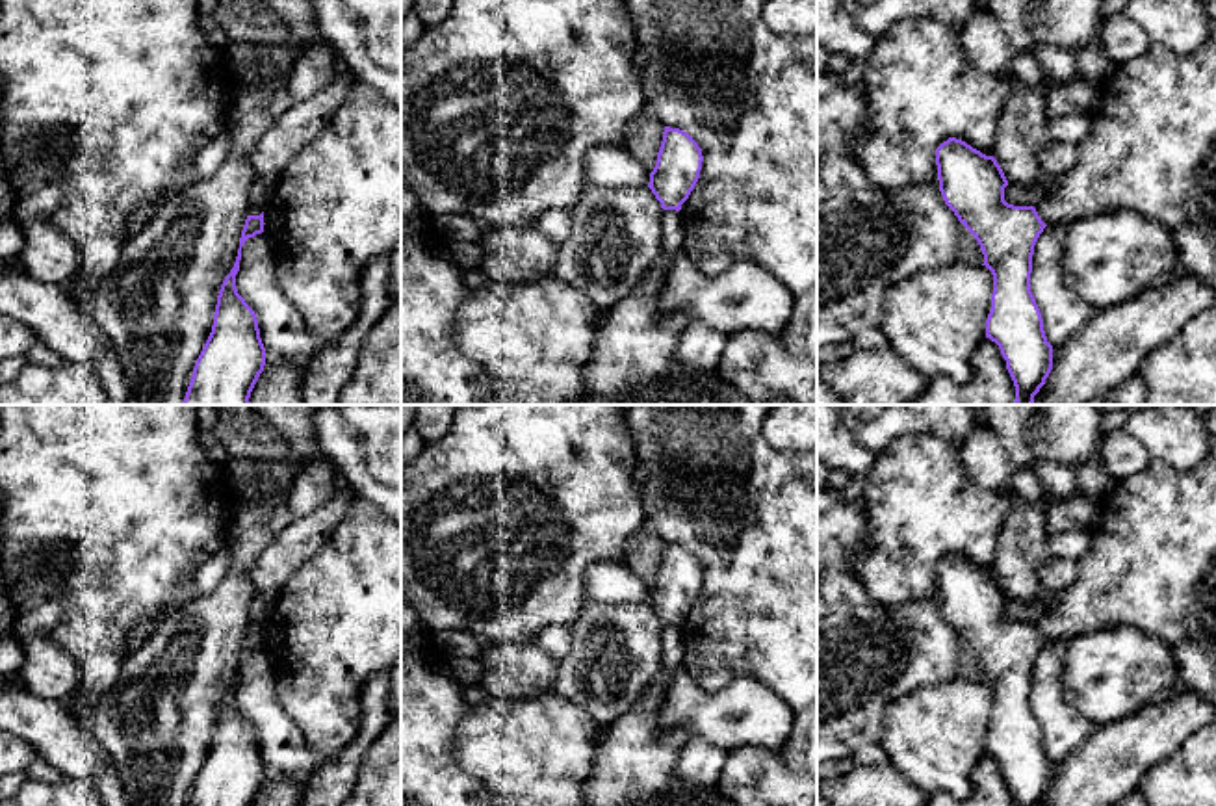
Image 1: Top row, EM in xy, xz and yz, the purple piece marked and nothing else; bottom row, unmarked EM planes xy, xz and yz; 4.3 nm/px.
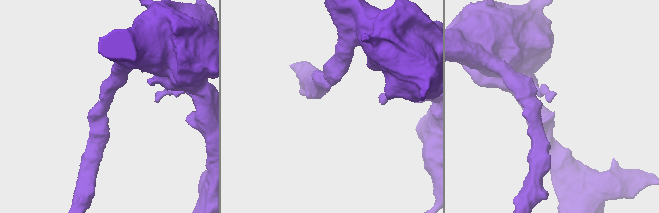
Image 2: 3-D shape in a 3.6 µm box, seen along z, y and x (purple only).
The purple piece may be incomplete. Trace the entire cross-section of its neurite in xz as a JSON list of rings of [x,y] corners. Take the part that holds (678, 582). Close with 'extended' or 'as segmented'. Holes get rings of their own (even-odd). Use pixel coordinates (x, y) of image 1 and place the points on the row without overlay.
[[[665,542],[648,600],[663,626],[681,626],[700,594],[702,578],[702,565],[687,548]]]; as segmented

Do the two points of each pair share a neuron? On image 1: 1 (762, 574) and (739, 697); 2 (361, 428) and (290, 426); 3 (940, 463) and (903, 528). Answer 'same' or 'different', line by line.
1: different
2: different
3: same

